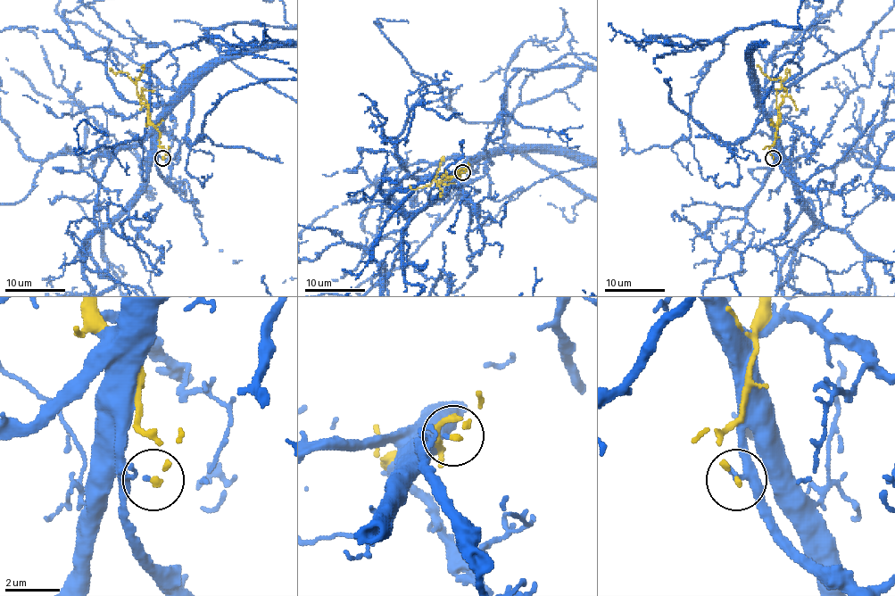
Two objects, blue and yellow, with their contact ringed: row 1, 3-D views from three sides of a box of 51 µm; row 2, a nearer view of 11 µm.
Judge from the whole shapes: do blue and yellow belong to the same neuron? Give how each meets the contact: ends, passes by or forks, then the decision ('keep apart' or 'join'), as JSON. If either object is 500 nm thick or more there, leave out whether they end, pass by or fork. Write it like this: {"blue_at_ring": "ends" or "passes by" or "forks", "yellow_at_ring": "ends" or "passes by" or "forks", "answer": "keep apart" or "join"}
{"blue_at_ring": "passes by", "yellow_at_ring": "ends", "answer": "keep apart"}

